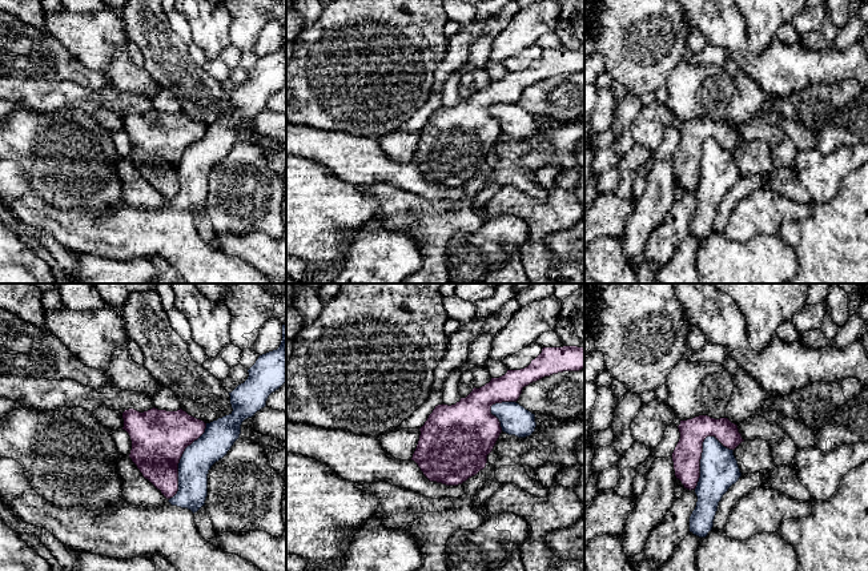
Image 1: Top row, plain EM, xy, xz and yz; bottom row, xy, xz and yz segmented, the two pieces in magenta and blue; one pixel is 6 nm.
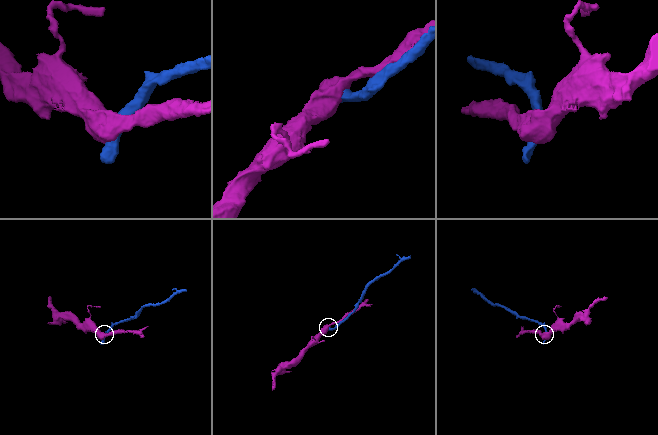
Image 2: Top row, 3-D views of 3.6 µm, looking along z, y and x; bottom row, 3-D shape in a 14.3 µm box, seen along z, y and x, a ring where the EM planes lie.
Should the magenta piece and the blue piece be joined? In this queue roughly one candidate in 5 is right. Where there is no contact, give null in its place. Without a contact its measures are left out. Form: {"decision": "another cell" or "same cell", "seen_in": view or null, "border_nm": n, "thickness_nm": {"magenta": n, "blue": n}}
{"decision": "another cell", "seen_in": "xy", "border_nm": 500, "thickness_nm": {"magenta": 340, "blue": 190}}

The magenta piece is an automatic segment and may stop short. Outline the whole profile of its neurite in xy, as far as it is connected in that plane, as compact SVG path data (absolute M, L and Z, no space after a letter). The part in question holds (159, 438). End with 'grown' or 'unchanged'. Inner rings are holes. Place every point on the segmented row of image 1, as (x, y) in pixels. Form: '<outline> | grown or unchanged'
M156 407L140 413L134 409L122 413L124 427L132 441L129 458L161 494L170 499L178 491L178 463L188 446L197 441L206 423L177 411Z | unchanged

